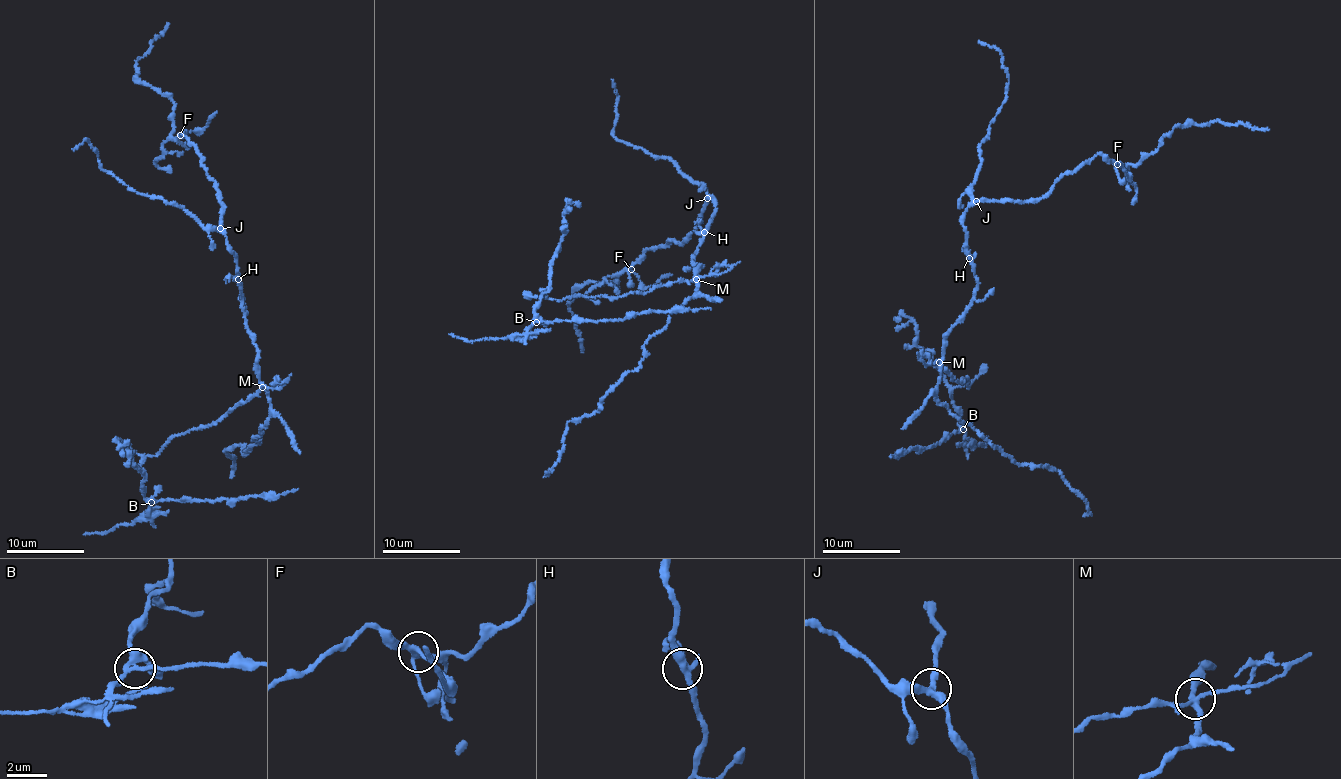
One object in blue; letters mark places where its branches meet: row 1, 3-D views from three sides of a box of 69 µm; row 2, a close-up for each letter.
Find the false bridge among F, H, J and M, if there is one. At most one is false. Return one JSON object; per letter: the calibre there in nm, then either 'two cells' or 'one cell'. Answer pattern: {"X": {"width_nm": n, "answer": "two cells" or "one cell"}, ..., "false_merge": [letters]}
{"F": {"width_nm": 220, "answer": "one cell"}, "H": {"width_nm": 280, "answer": "one cell"}, "J": {"width_nm": 280, "answer": "one cell"}, "M": {"width_nm": 280, "answer": "two cells"}, "false_merge": ["M"]}

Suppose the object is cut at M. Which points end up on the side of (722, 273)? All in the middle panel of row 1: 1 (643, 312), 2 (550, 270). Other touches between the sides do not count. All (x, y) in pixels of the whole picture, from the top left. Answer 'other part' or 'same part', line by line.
1: same part
2: same part

